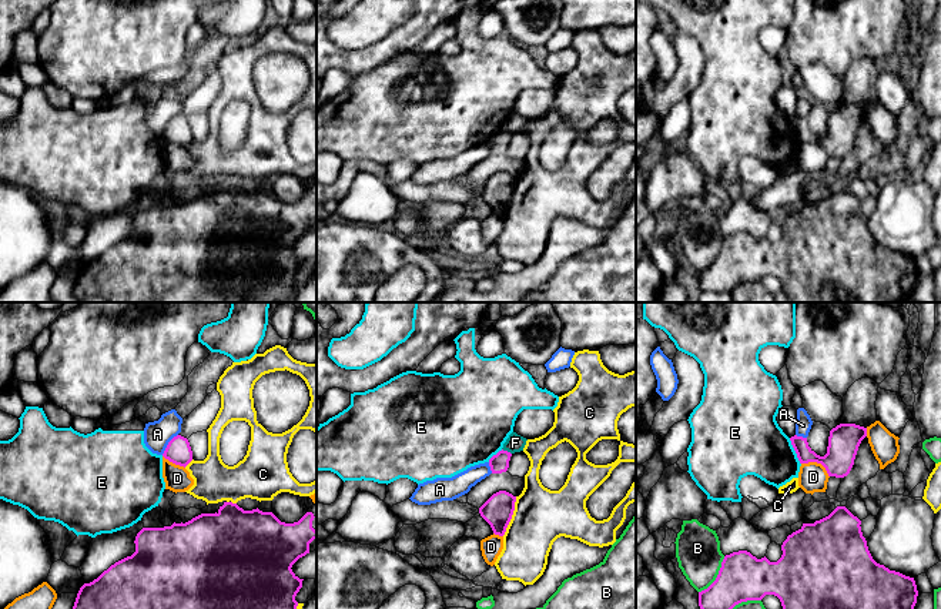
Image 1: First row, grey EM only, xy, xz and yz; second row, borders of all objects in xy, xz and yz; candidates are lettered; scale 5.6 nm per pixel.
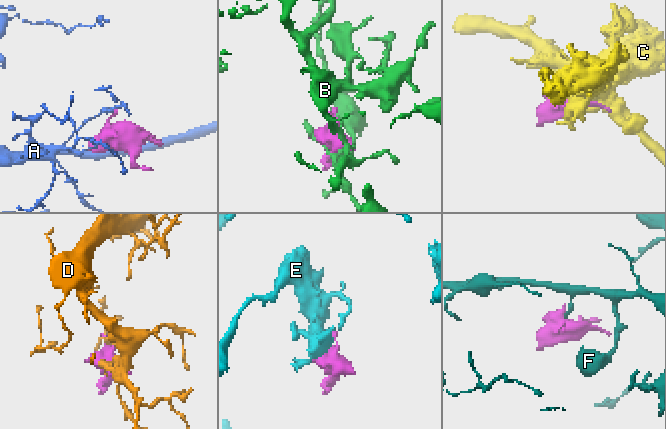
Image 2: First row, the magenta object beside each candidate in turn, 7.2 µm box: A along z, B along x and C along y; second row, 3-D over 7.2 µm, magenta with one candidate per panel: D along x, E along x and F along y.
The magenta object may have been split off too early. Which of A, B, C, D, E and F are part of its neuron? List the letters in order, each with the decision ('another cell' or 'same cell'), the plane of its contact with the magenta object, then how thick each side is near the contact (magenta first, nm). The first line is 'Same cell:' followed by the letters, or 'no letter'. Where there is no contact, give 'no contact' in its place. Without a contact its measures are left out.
Same cell: no letter
A: another cell; meets magenta in xy; 140 nm thick on the magenta side, 150 nm on the other
B: another cell; meets magenta in yz; 260 nm thick on the magenta side, 260 nm on the other
C: another cell; meets magenta in xz; 170 nm thick on the magenta side, 300 nm on the other
D: another cell; meets magenta in yz; 180 nm thick on the magenta side, 160 nm on the other
E: another cell; meets magenta in yz; 160 nm thick on the magenta side, 360 nm on the other
F: another cell; meets magenta in xz; 110 nm thick on the magenta side, 100 nm on the other

